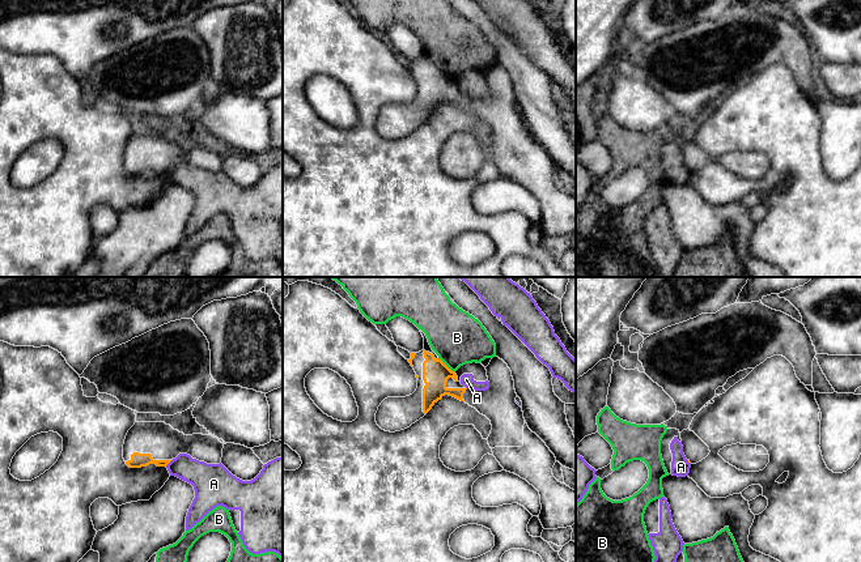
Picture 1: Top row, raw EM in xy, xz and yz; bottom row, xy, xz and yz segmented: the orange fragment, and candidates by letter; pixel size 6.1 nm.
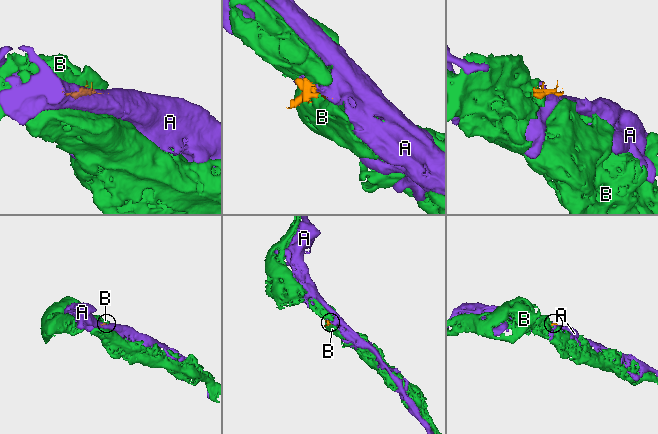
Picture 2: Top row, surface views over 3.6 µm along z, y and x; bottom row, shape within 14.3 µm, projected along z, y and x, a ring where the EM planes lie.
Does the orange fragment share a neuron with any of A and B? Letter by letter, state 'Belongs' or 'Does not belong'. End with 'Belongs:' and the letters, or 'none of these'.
A: Does not belong
B: Does not belong
Belongs: none of these

